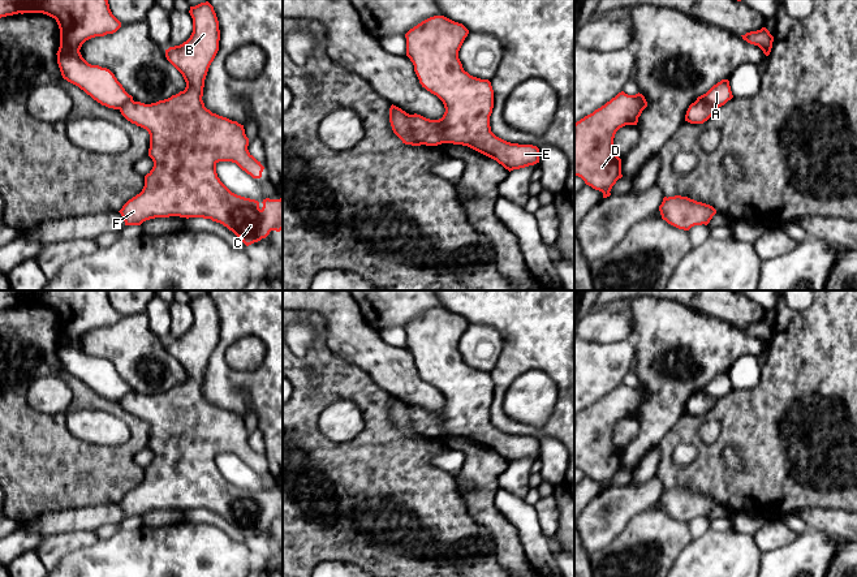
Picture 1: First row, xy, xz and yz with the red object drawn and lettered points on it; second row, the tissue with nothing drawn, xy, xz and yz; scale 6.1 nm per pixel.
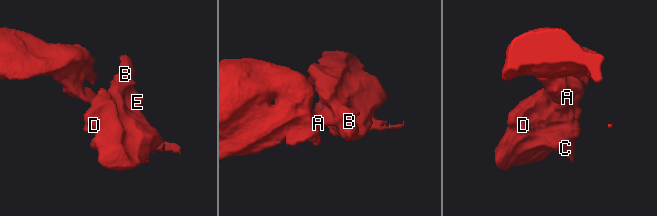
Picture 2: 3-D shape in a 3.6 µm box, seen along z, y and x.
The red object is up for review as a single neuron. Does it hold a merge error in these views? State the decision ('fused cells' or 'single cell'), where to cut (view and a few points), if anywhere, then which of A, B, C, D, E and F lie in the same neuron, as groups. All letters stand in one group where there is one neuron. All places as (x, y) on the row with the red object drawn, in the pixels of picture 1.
fused cells; cut in xz along (409, 115), (412, 133), (423, 143); A / B C D E F

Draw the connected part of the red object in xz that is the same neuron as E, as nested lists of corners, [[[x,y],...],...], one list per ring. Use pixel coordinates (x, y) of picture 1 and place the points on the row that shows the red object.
[[[444,16],[430,17],[406,34],[406,56],[422,87],[436,95],[445,112],[439,120],[410,115],[413,135],[426,146],[468,146],[509,172],[539,163],[539,148],[507,142],[491,132],[494,90],[488,79],[464,70],[458,51],[469,30]]]

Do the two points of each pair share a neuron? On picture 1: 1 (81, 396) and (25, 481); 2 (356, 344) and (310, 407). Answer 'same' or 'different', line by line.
1: same
2: different

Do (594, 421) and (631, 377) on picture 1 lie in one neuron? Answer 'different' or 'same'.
different

